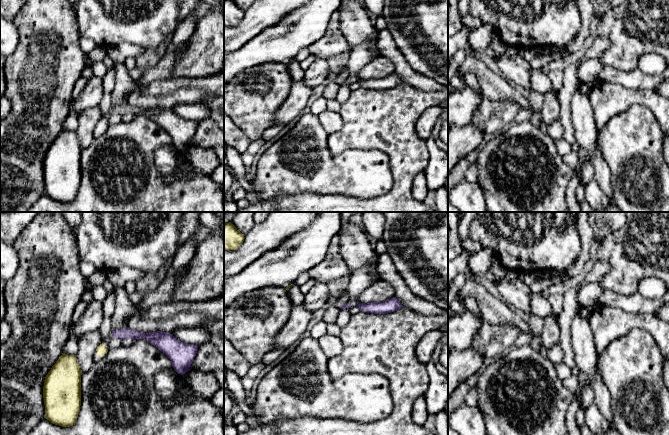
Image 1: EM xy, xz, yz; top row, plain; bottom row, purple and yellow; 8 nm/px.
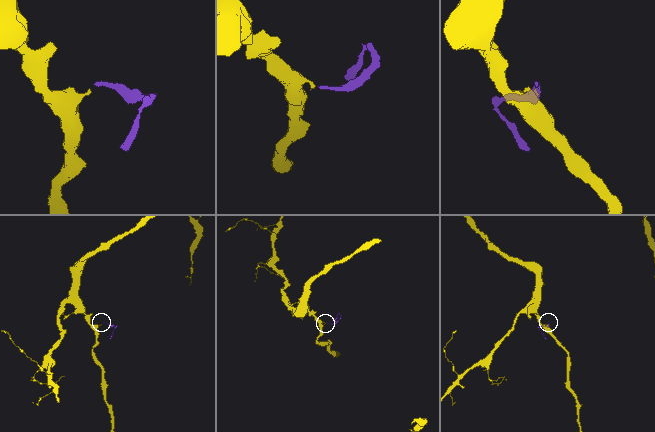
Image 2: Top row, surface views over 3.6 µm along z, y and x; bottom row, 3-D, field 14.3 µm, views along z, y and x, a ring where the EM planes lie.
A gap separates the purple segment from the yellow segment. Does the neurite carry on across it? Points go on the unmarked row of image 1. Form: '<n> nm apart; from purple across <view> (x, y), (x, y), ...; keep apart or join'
100 nm apart; from purple across xy (111, 111), (102, 119); join

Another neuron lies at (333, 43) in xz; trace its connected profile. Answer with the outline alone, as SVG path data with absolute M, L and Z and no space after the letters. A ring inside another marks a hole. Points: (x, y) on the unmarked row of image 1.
M340 13L332 14L327 30L322 38L308 47L311 55L317 58L330 58L340 56L349 44L340 29Z

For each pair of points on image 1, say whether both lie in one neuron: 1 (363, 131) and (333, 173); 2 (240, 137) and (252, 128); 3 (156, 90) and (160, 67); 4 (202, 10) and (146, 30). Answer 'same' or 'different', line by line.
1: different
2: different
3: different
4: different

